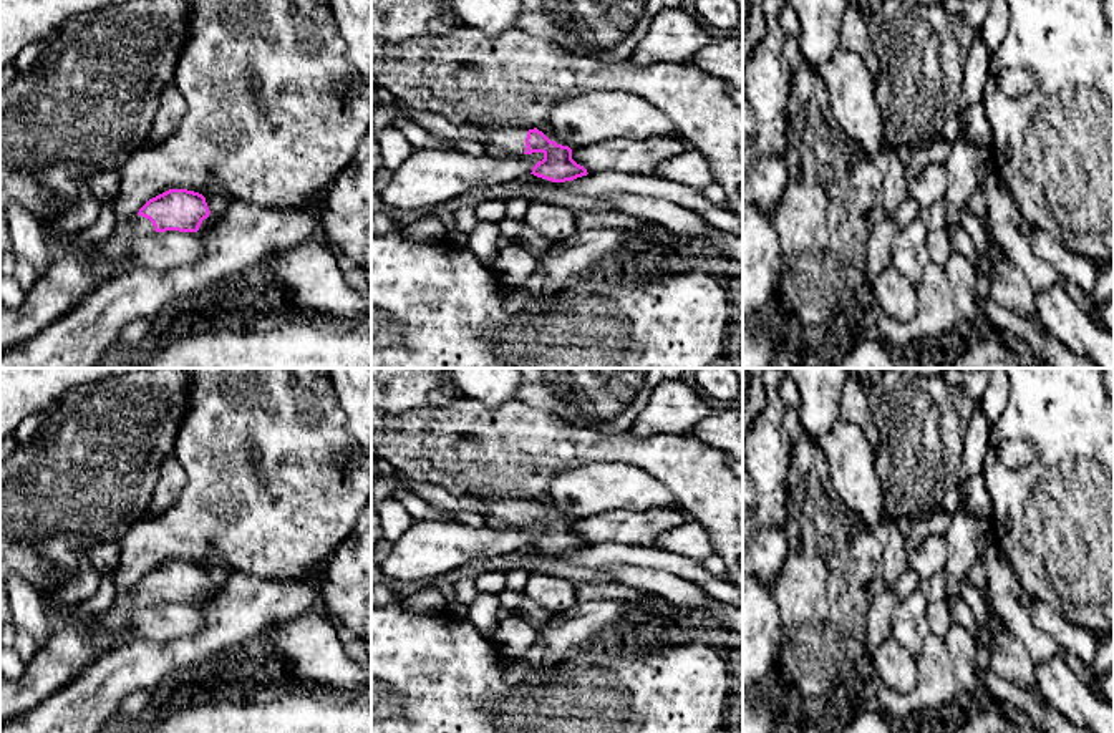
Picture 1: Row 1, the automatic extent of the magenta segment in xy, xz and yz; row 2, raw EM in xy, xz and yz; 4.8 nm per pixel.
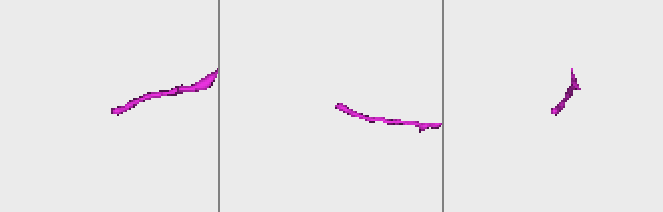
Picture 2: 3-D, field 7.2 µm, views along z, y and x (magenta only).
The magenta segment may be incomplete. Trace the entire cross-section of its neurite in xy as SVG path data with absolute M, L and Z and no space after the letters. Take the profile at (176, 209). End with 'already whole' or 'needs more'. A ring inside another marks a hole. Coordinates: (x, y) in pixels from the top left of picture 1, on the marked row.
M169 189L149 199L124 232L101 240L93 274L76 260L56 262L38 277L20 308L0 310L0 353L61 318L91 287L109 280L128 260L128 247L136 237L166 231L197 232L209 214L206 197L194 191Z; needs more

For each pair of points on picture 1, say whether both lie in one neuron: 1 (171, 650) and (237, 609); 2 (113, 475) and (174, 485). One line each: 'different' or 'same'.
1: same
2: different

